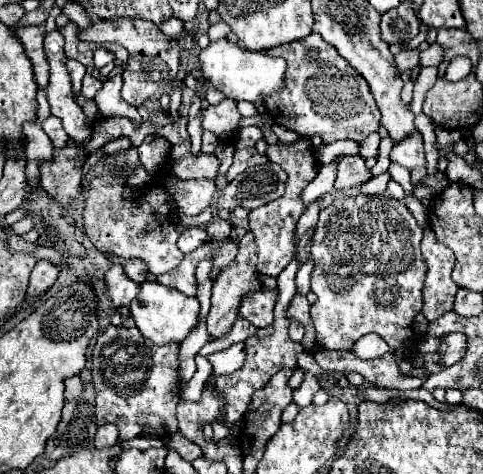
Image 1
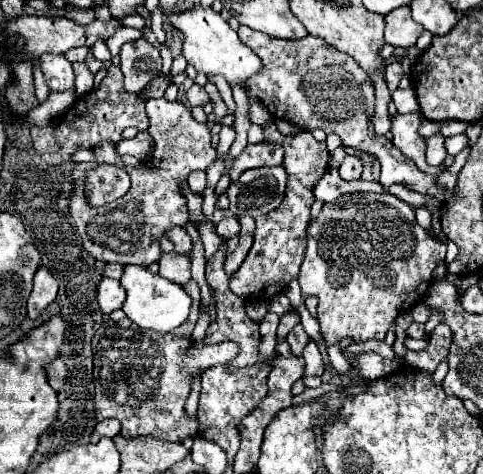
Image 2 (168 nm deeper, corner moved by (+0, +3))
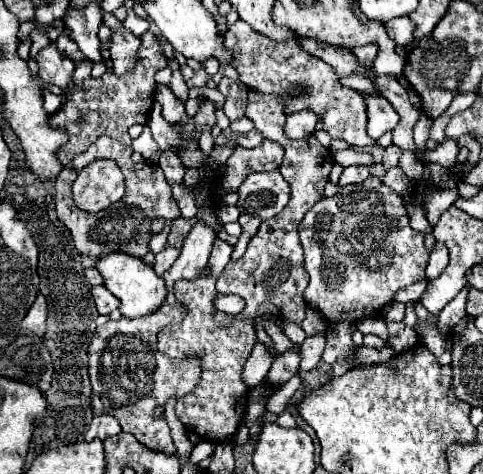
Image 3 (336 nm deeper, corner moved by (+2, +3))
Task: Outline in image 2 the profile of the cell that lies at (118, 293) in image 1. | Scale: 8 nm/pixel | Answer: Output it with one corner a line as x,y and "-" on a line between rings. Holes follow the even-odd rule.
103,278
99,284
99,290
97,290
97,298
99,298
101,312
111,314
113,310
119,310
123,306
125,292
123,292
123,286
119,284
119,280

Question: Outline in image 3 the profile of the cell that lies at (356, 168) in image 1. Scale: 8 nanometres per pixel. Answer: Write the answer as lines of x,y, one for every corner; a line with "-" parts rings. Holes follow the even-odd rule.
347,166
347,168
343,168
343,174
339,178
339,186
363,184
367,178
369,178
369,168
365,168
365,166

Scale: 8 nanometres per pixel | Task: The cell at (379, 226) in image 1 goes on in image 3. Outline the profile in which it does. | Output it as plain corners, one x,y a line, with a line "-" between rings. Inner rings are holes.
369,176
363,186
345,186
339,188
333,198
319,200
301,220
299,238
305,250
305,270
309,274
309,284
303,294
305,302
317,308
331,324
347,320
357,324
359,320
377,314
383,306
393,302
397,290
425,278
429,254
423,246
423,234
409,226
409,214
405,212
403,200
373,176

